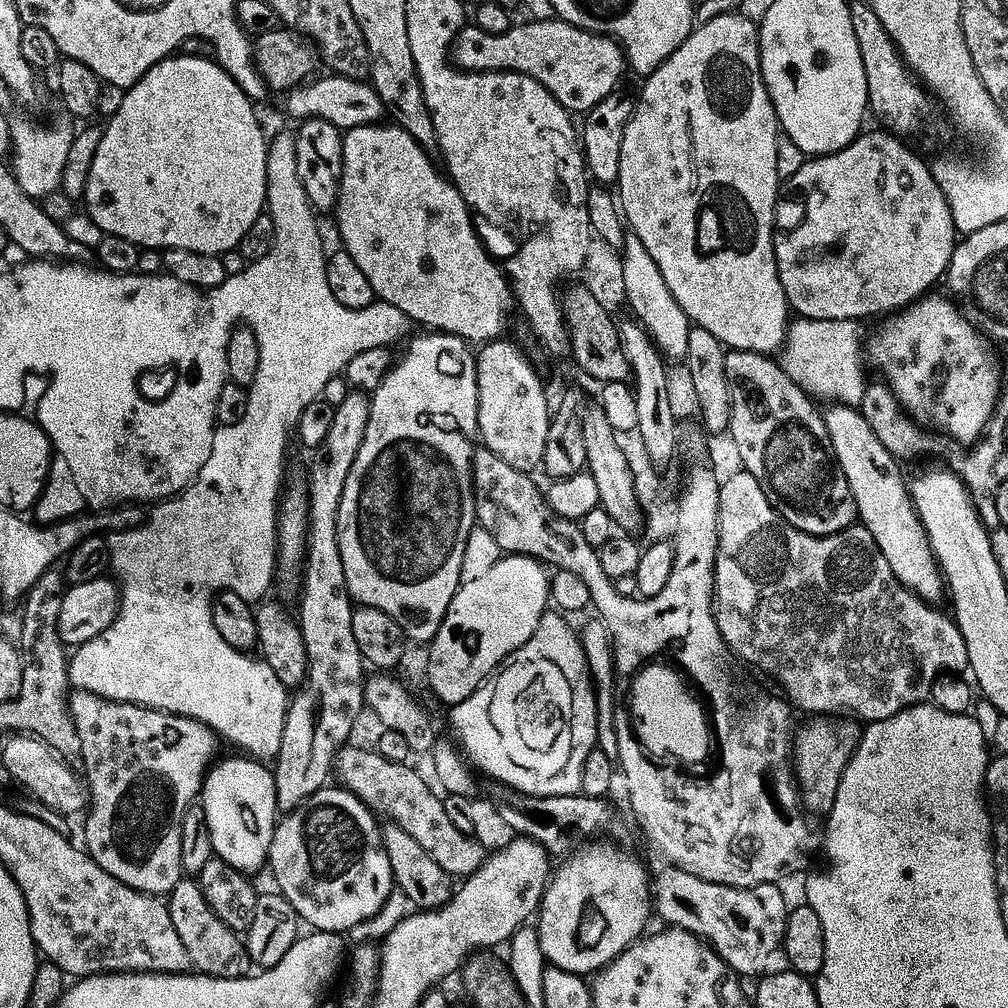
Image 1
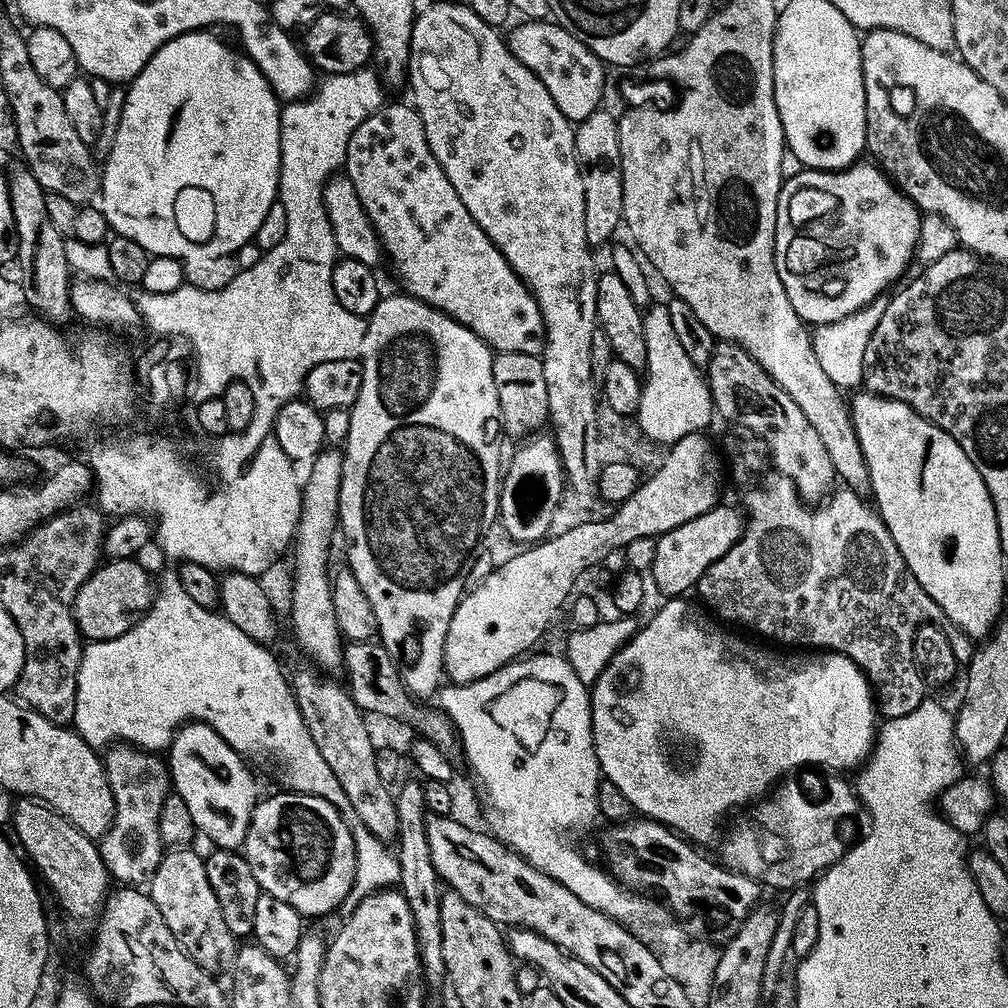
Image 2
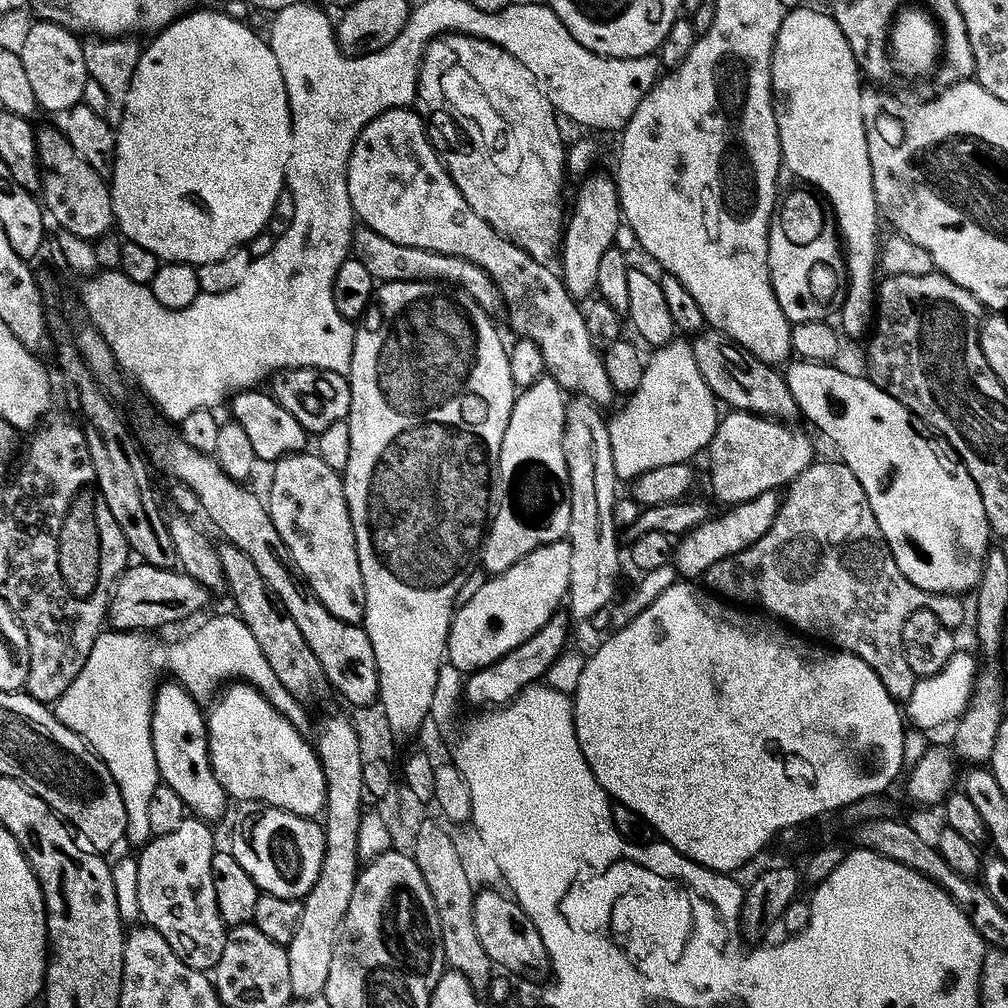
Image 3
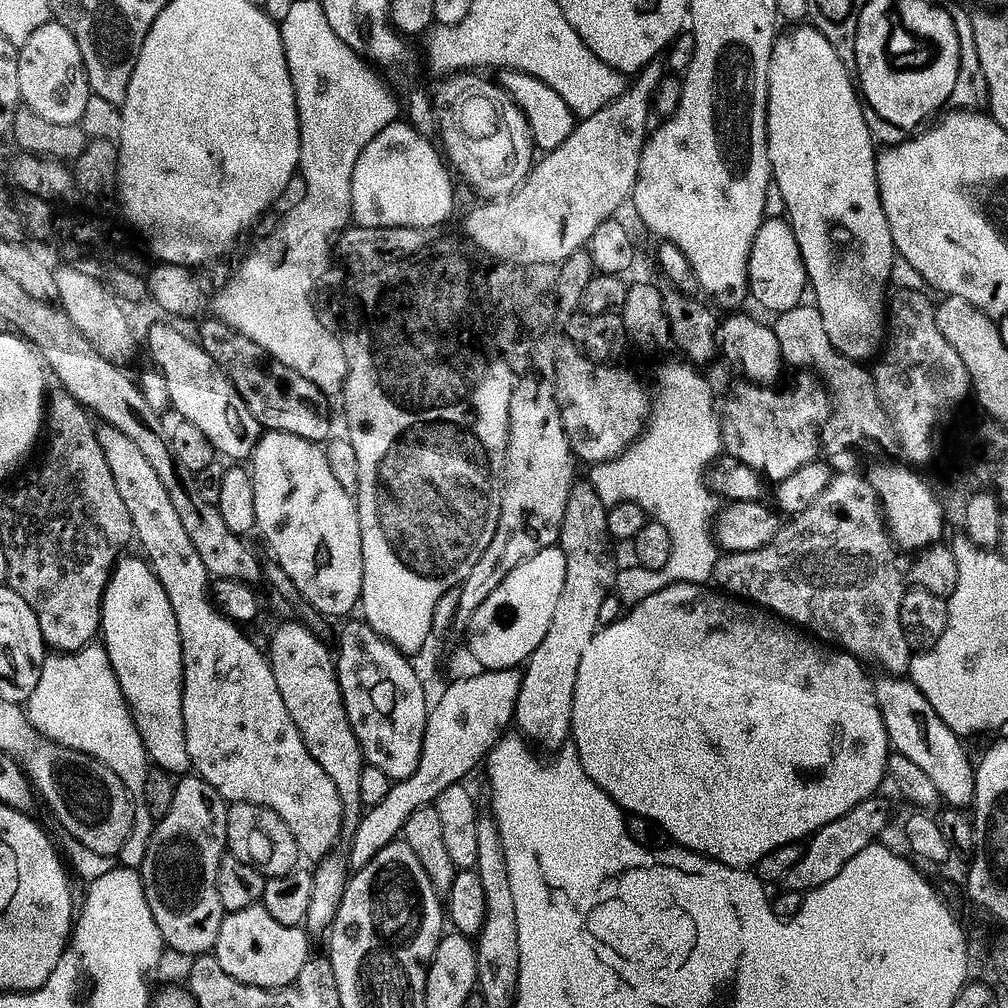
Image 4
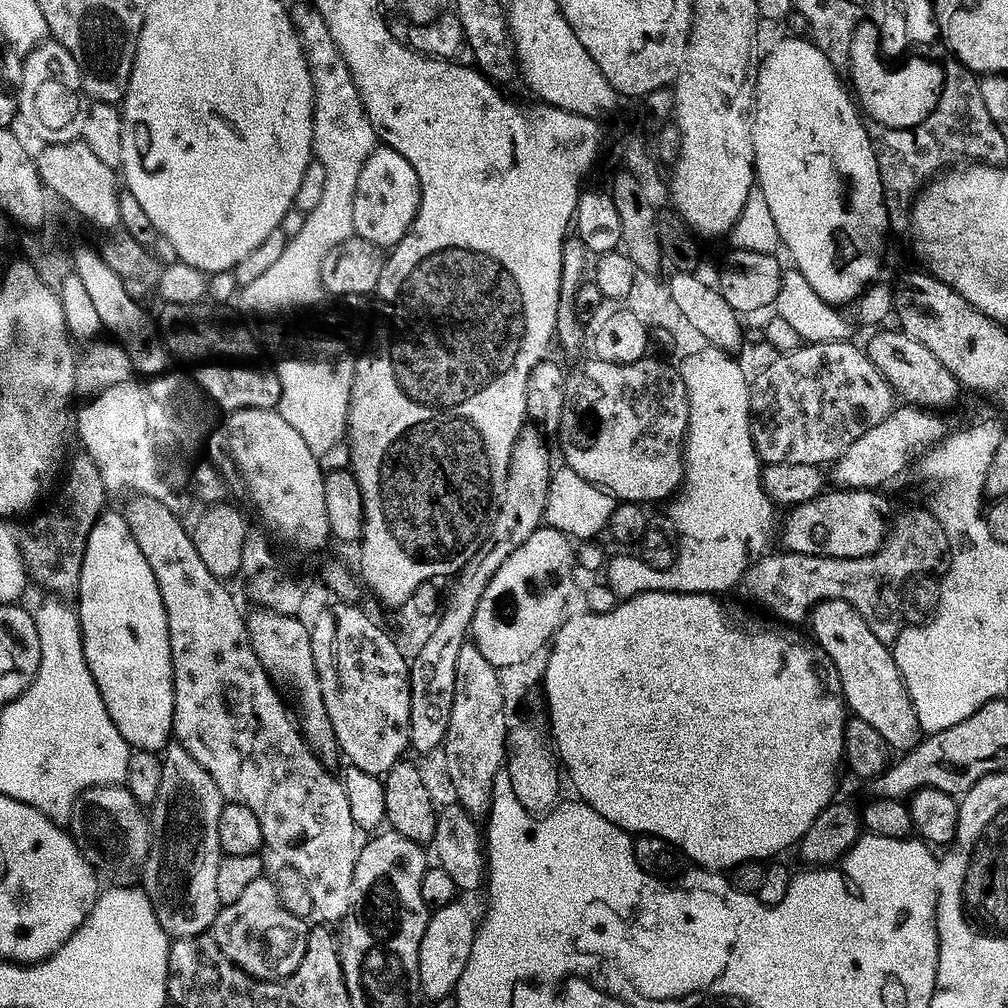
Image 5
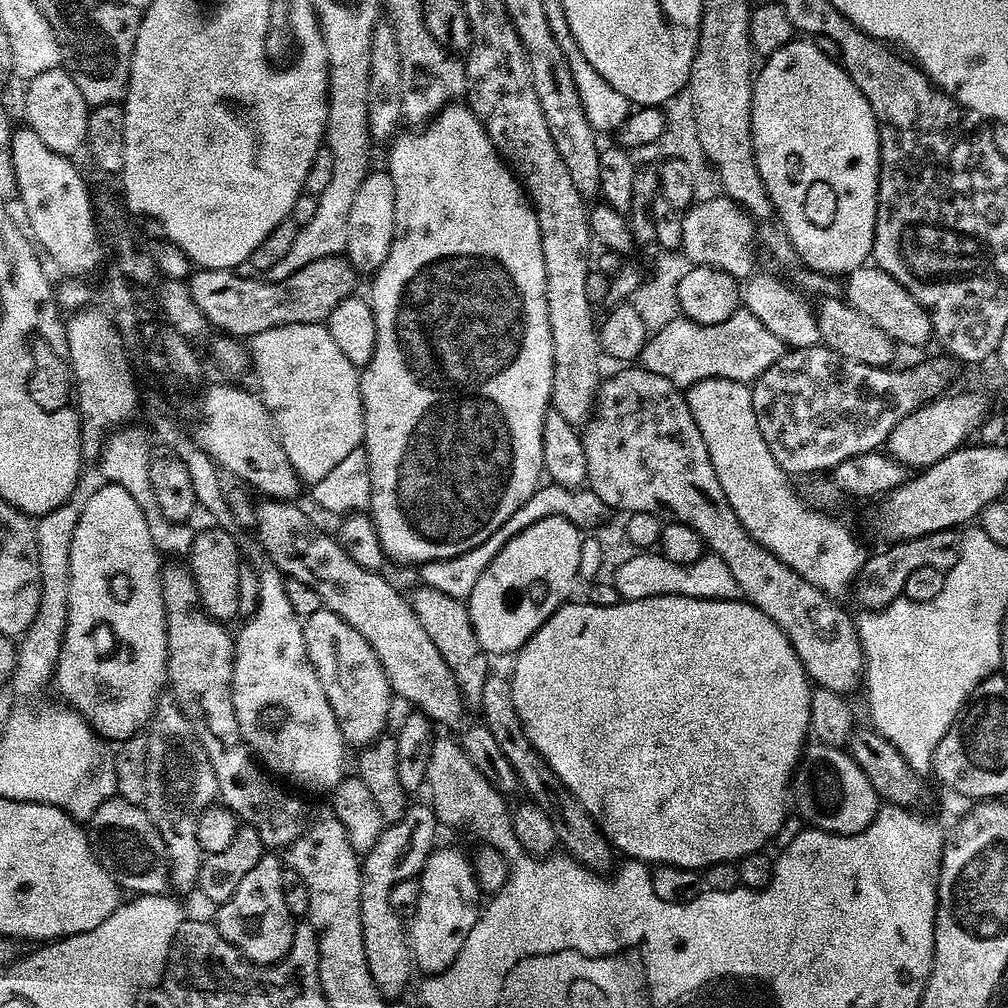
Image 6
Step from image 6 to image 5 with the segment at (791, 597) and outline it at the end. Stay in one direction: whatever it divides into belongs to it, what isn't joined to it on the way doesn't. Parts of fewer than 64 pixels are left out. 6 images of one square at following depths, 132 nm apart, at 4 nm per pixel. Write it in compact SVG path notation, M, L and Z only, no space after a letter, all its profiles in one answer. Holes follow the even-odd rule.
M648 356L636 363L614 364L590 358L590 361L580 365L574 372L571 371L566 380L564 410L558 433L558 438L561 438L563 442L565 465L596 487L603 488L604 491L615 497L621 496L619 499L625 503L649 504L648 502L669 501L683 487L687 475L686 445L689 428L689 394L686 390L685 380L674 364L672 366L666 362L652 359L653 357ZM844 600L821 601L819 607L813 609L811 624L819 649L830 662L831 660L834 662L840 676L838 686L847 709L855 717L860 718L866 724L870 724L874 730L877 730L889 749L895 750L897 748L897 753L900 754L911 752L920 743L922 731L916 717L916 708L912 705L912 700L908 696L907 688L904 685L904 679L896 665L893 649L889 645L878 641L874 632L870 630L869 623L862 618L862 614L859 614L856 607L850 606Z

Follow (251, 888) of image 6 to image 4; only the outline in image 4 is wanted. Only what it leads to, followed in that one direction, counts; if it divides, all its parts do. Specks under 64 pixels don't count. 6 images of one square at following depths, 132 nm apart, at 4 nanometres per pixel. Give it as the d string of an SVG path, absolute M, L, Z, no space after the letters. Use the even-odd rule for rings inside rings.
M258 903L252 908L229 912L225 915L222 930L218 930L218 942L214 955L222 966L222 970L226 970L226 974L230 974L230 978L238 982L269 990L289 988L298 978L298 974L302 974L302 970L308 965L310 959L308 939L310 939L309 933L303 927L282 926L282 922L276 921L271 916L270 910L264 908L263 903Z

